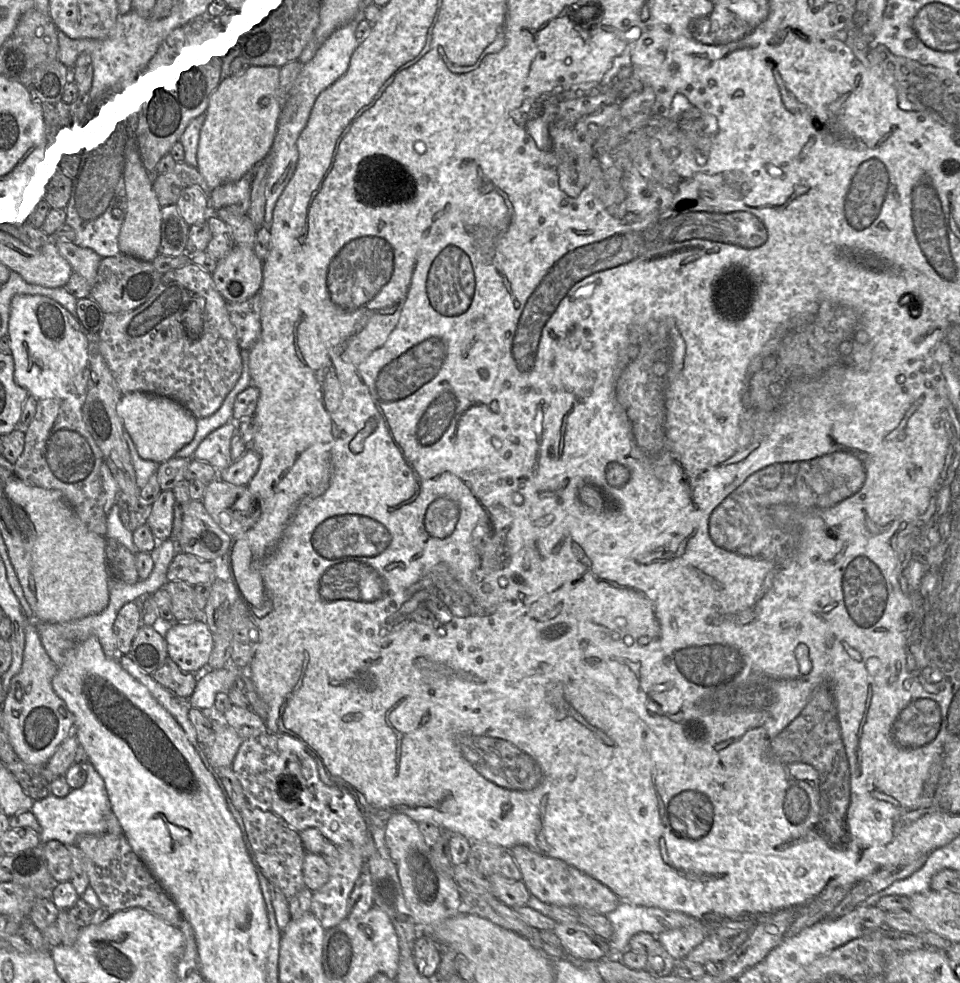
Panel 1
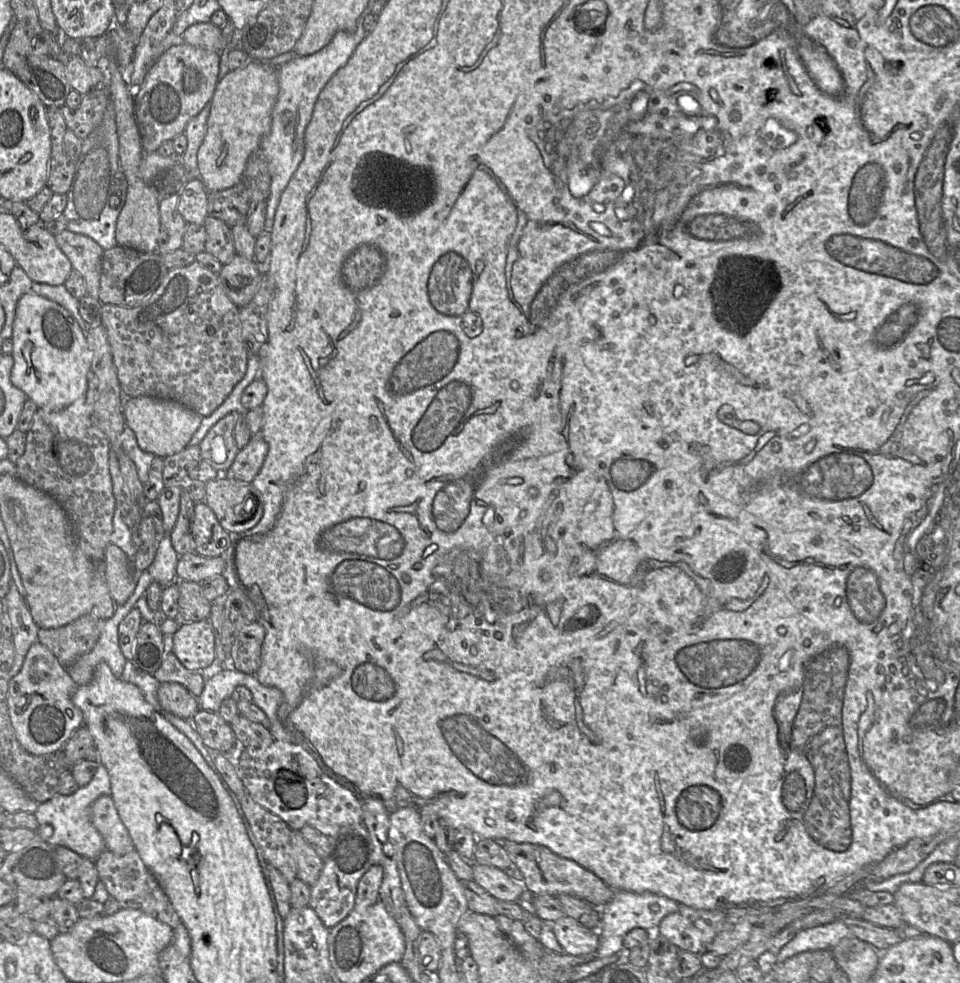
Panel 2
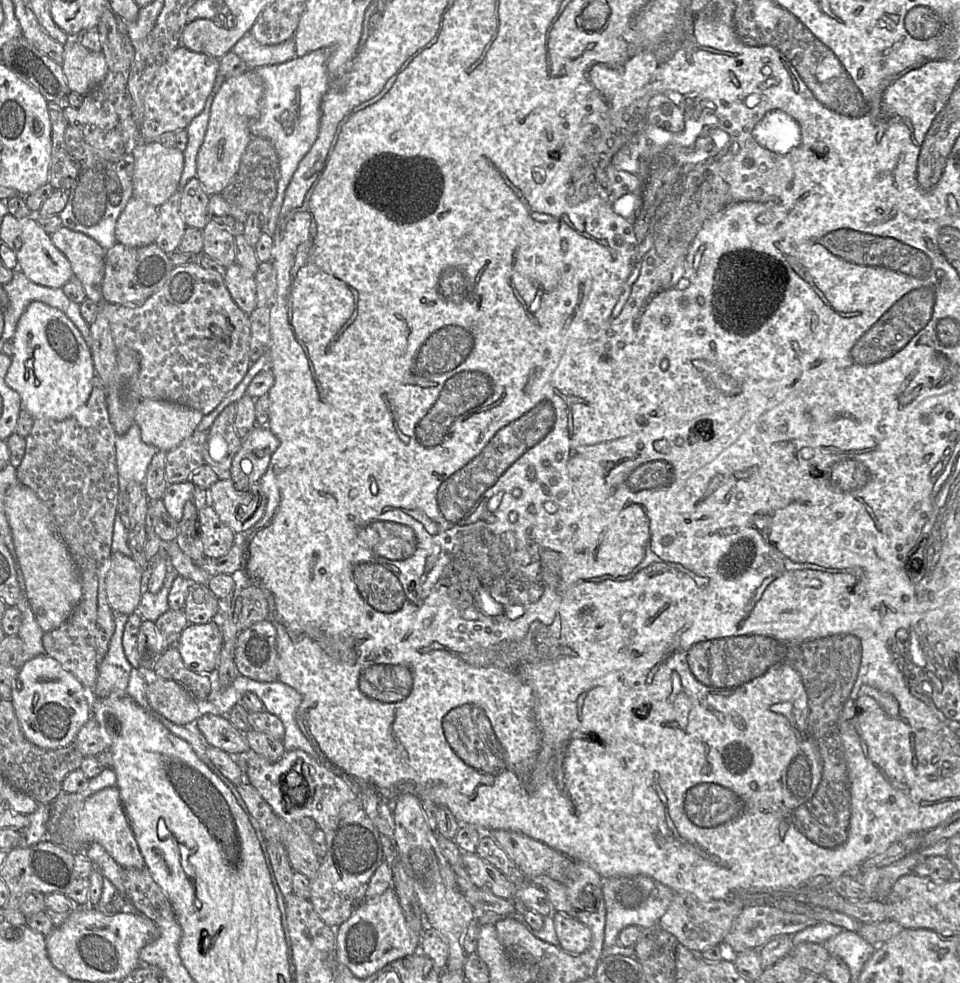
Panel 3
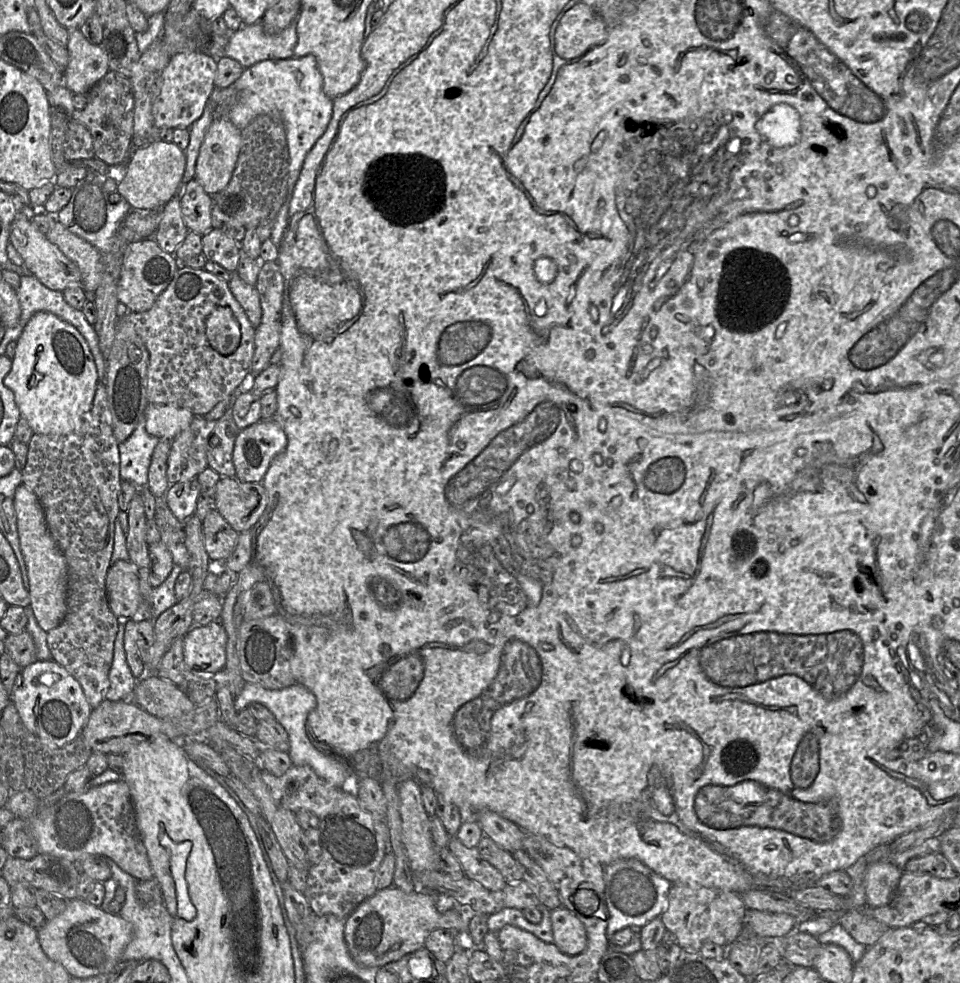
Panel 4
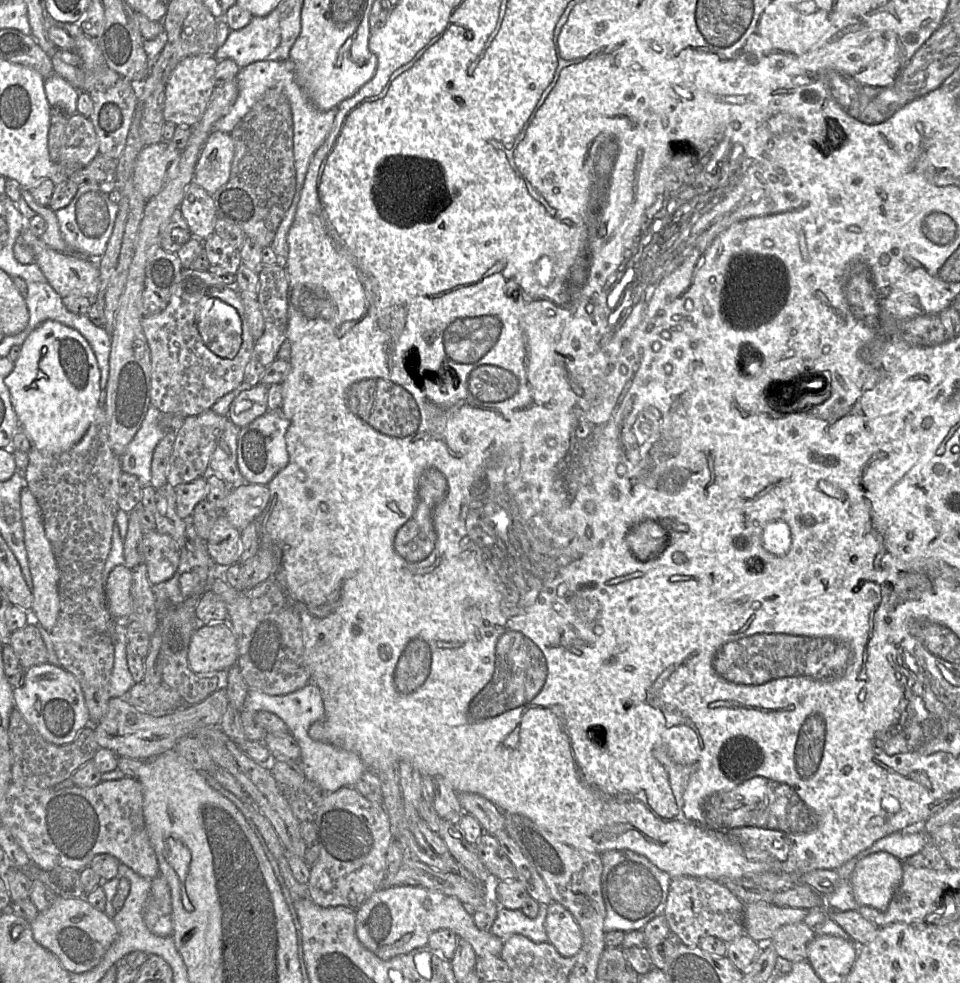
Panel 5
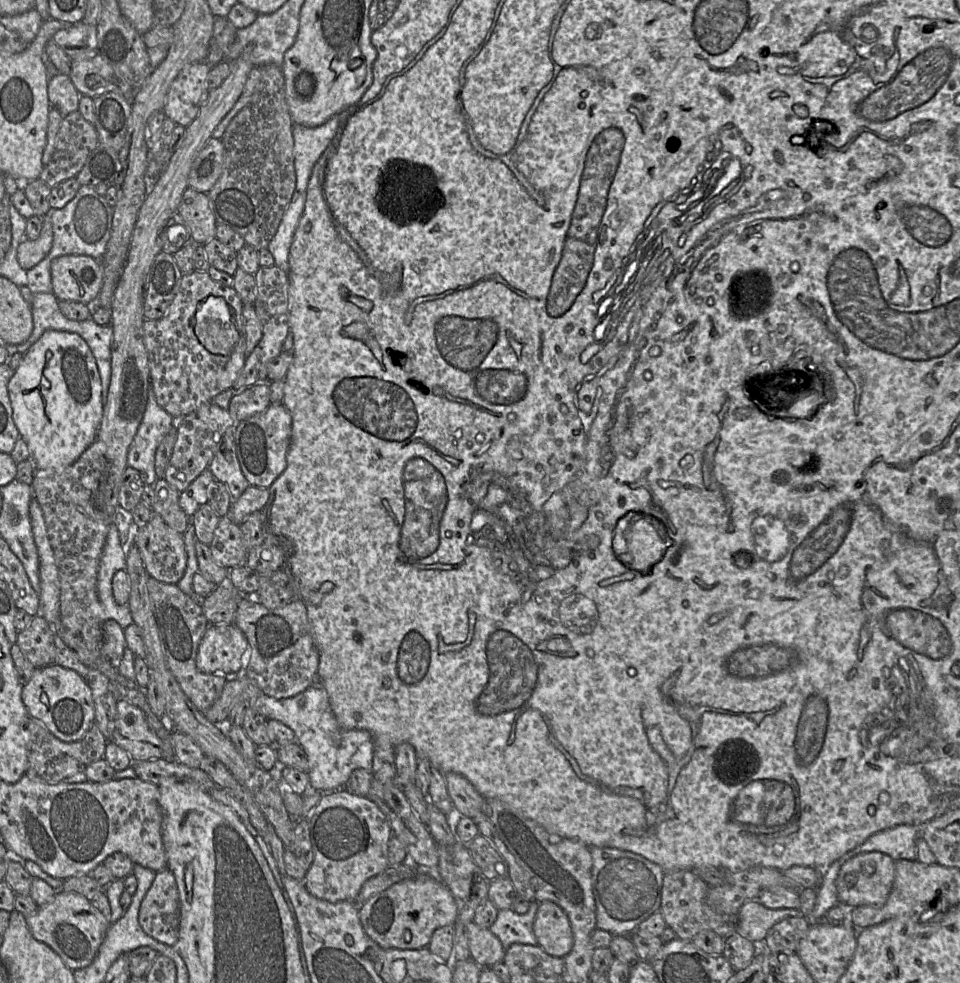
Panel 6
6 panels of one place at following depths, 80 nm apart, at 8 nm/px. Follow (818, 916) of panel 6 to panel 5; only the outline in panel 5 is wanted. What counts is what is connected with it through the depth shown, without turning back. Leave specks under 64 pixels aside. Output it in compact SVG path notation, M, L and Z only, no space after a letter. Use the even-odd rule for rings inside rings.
M852 858L836 869L839 874L838 886L831 894L822 895L825 897L824 907L826 909L839 912L858 909L859 905L854 899L851 883L856 864L857 858Z

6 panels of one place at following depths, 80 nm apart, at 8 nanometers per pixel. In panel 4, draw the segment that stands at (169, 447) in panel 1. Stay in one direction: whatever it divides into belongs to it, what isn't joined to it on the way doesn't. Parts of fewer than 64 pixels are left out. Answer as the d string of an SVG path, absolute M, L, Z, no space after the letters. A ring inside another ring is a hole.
M149 403L144 419L148 434L173 440L192 422L195 415L186 408Z

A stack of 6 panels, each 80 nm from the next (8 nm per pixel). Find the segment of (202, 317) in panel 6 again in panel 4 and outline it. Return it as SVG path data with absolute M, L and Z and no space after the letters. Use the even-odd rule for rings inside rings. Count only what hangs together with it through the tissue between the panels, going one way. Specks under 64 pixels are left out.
M216 305L206 324L206 337L213 349L222 355L233 353L241 340L240 325L230 308Z

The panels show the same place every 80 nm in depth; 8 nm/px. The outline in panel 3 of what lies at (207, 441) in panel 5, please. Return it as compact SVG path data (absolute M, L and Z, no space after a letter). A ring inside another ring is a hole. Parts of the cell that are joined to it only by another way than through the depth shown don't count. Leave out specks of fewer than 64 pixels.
M194 431L177 447L167 452L165 479L167 484L175 484L190 479L192 472L203 465L203 449L208 431Z

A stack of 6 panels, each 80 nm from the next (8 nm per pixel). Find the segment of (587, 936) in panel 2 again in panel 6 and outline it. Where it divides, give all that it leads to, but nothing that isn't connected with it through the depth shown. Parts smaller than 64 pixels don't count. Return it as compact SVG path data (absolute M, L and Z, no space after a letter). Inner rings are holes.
M553 901L539 904L533 930L538 945L553 956L566 956L574 946L569 917L564 909Z

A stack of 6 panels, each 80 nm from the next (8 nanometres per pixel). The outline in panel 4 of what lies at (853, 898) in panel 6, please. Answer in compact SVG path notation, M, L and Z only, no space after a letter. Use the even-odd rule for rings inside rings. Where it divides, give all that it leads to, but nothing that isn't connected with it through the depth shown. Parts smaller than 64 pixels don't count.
M887 860L871 864L864 876L867 907L887 905L897 889L903 872L904 870Z

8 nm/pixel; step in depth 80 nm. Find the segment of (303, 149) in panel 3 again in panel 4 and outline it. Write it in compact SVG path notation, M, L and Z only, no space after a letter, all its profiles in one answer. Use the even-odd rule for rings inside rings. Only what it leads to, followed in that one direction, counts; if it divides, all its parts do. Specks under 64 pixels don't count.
M314 55L265 60L244 69L233 85L235 103L226 110L240 130L259 115L278 112L284 124L289 151L288 195L275 220L271 241L279 248L289 220L289 202L308 152L324 134L333 112L333 101L323 91L323 78Z

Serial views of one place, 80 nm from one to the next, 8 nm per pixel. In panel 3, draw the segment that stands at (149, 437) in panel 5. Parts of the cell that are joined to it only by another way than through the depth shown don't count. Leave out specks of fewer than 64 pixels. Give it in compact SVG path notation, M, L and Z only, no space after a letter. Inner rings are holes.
M136 423L125 434L116 434L115 449L121 491L126 491L129 482L143 485L148 466L158 449L142 441L141 430Z

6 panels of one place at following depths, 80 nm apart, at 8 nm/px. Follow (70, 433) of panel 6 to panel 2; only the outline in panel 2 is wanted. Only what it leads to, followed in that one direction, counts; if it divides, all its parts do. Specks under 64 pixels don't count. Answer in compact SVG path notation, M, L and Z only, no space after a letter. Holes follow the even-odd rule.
M24 294L16 306L11 338L14 364L10 380L37 408L57 413L71 411L77 402L88 396L91 351L86 335L68 310L42 296Z

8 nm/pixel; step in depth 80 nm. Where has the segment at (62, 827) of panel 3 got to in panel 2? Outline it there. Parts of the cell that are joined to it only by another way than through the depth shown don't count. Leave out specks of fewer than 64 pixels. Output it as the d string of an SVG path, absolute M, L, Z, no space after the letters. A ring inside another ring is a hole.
M111 795L100 796L94 801L91 808L91 821L103 837L108 850L117 855L124 855L135 850Z

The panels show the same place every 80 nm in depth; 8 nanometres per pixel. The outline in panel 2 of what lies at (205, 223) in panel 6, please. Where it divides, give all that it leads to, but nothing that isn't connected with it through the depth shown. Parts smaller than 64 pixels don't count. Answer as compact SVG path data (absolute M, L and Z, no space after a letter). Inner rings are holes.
M200 179L186 183L179 193L178 210L188 223L204 225L208 216L208 191Z

